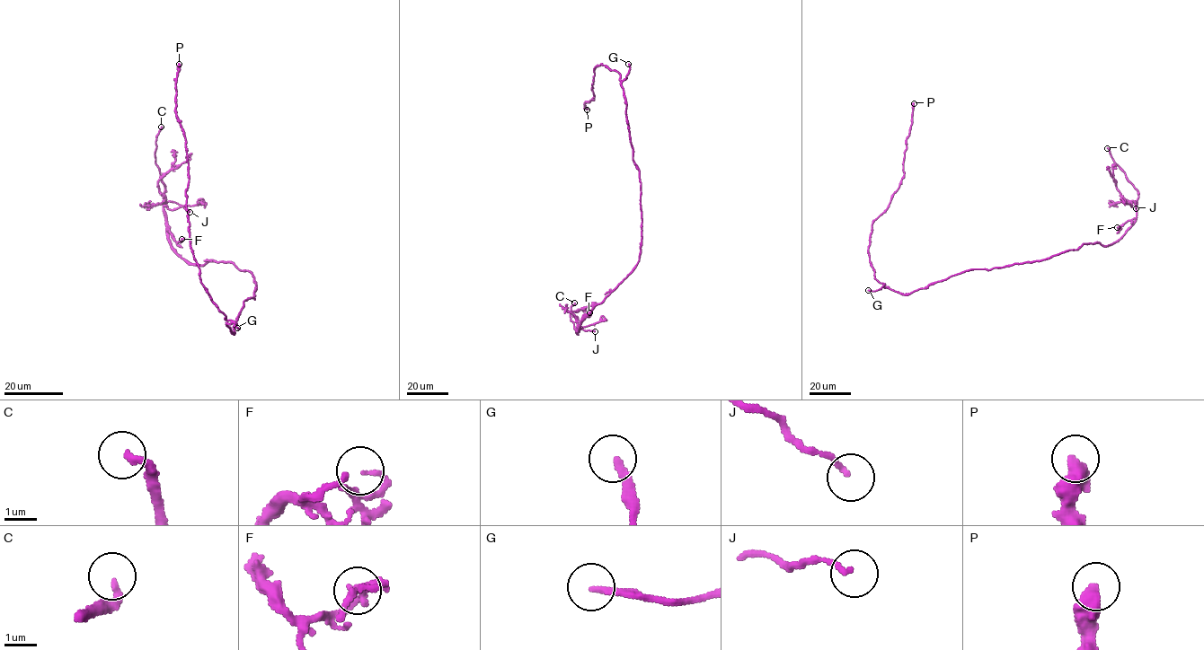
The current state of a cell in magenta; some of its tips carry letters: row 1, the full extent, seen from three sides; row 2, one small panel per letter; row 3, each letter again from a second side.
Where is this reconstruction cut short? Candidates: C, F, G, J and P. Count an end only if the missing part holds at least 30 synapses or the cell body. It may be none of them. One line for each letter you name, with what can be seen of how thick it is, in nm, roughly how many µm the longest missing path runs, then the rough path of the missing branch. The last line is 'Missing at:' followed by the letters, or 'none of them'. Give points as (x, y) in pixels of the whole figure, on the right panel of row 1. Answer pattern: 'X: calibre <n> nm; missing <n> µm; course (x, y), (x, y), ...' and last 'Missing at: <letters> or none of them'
C: calibre 220 nm; missing 6 µm
G: calibre 220 nm; missing 120 µm; course (868, 290), (826, 293), (817, 285), (829, 288), (839, 295), (845, 322), (839, 324), (851, 331)
Missing at: C, G

